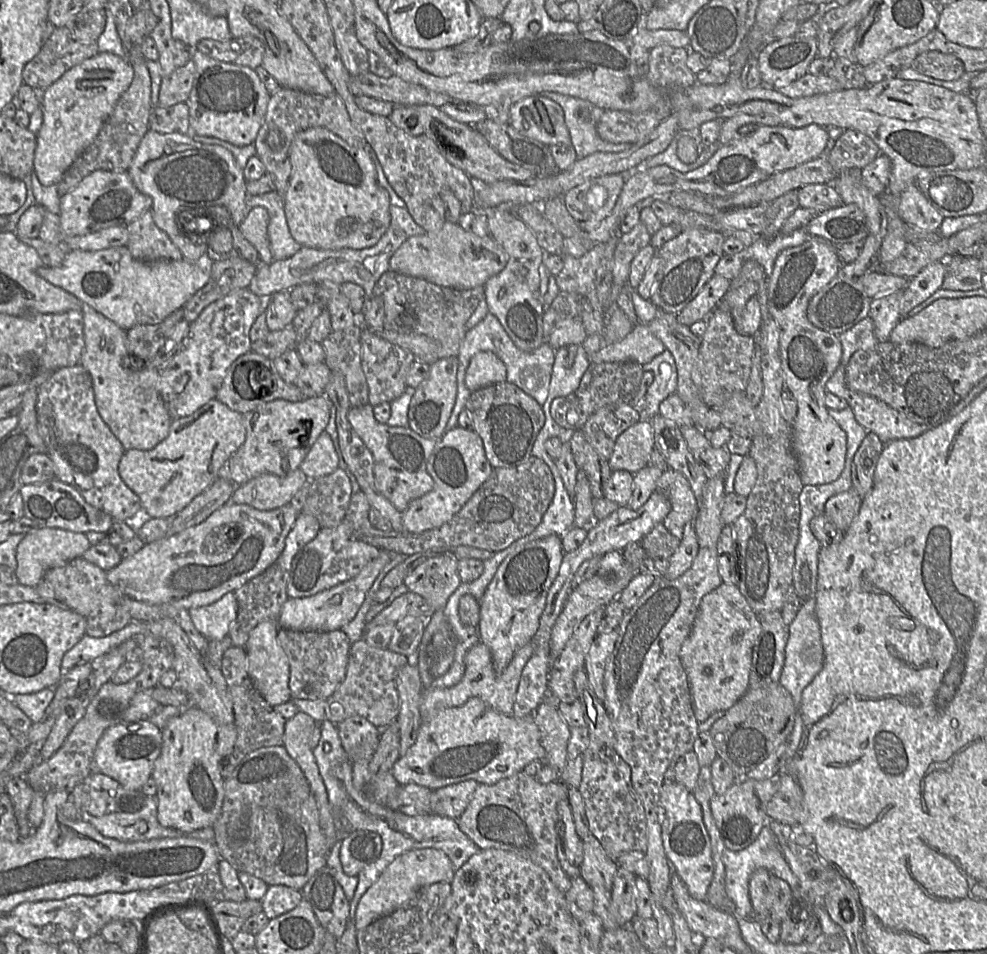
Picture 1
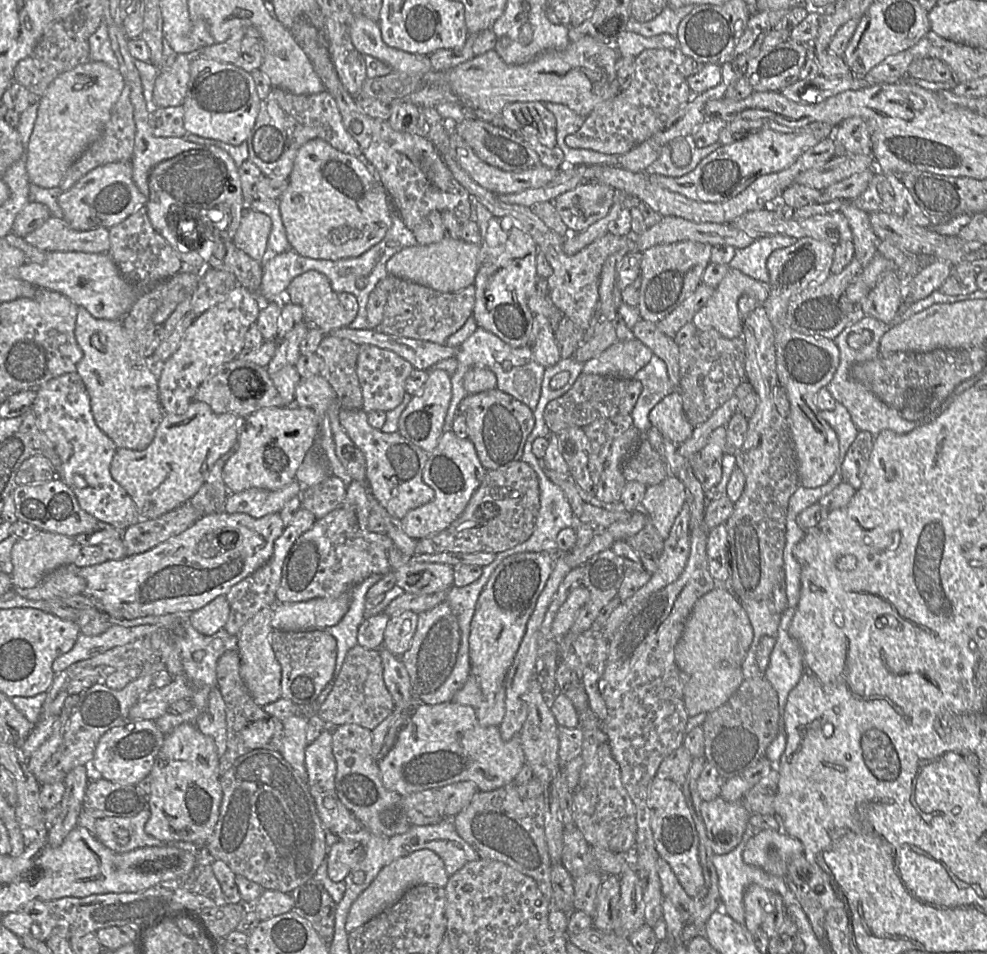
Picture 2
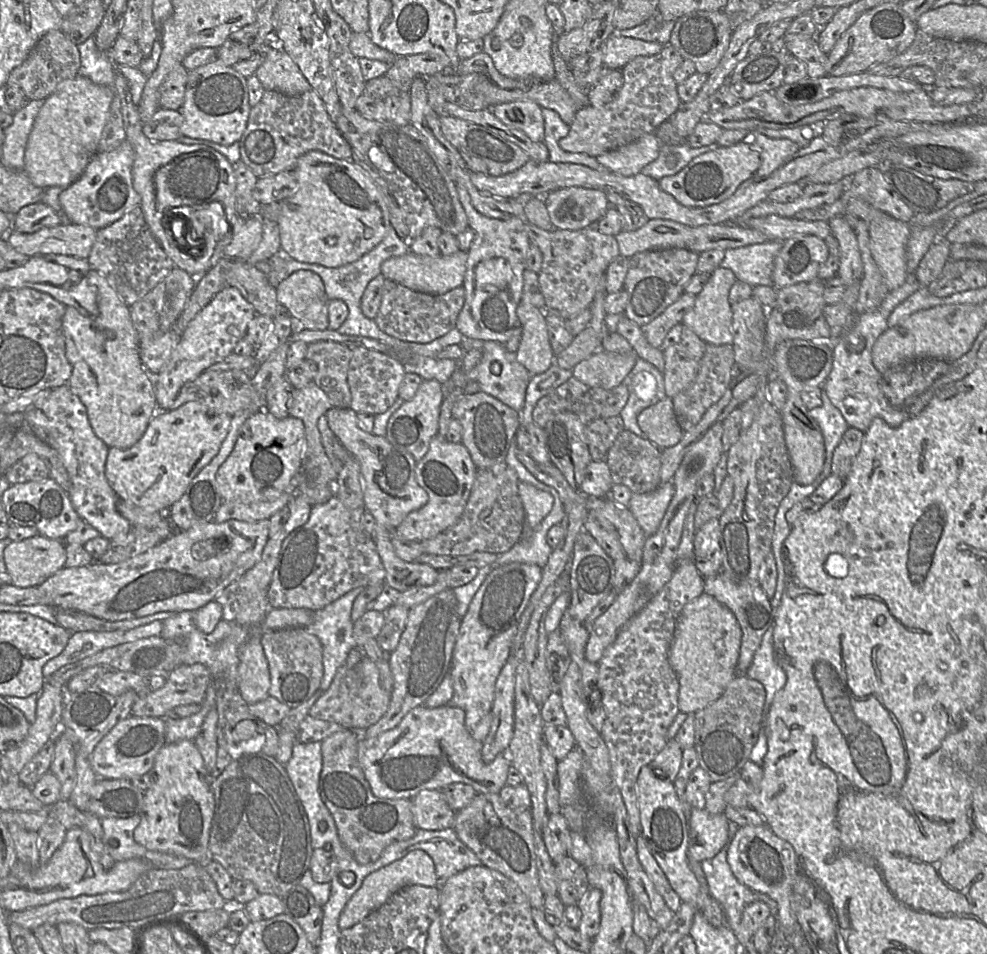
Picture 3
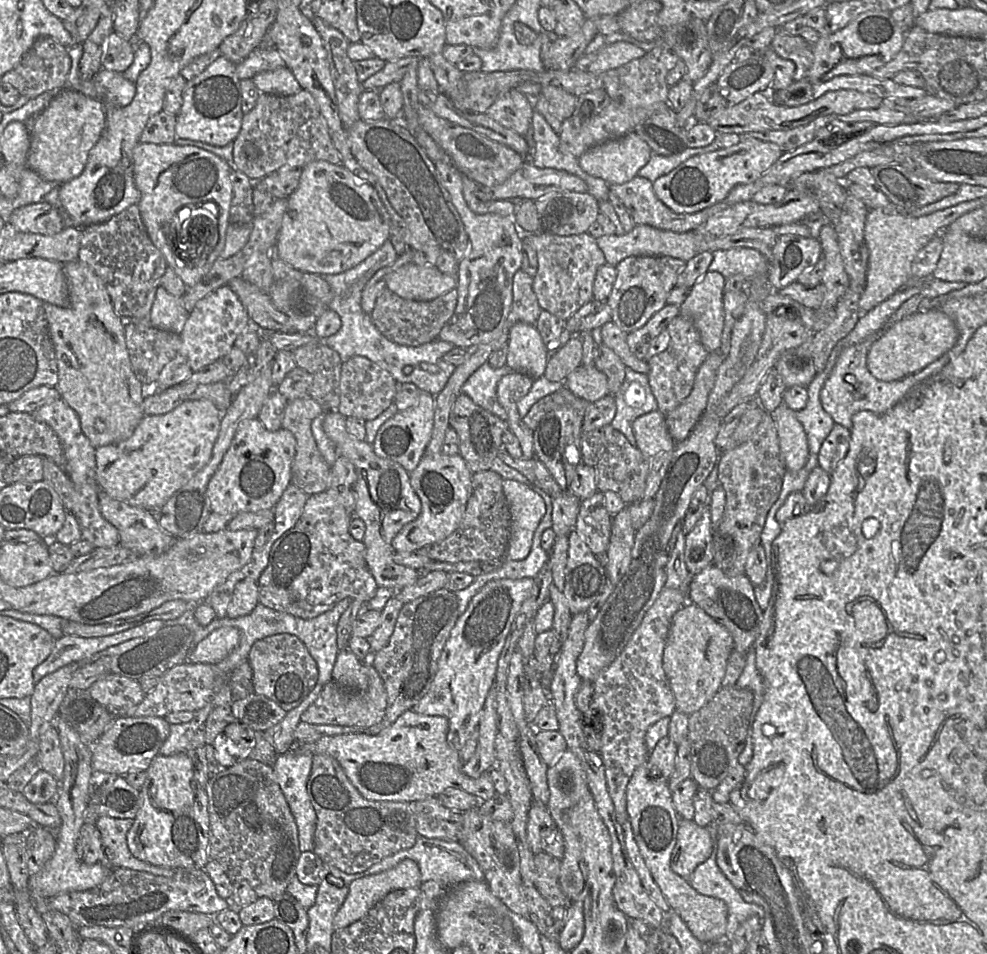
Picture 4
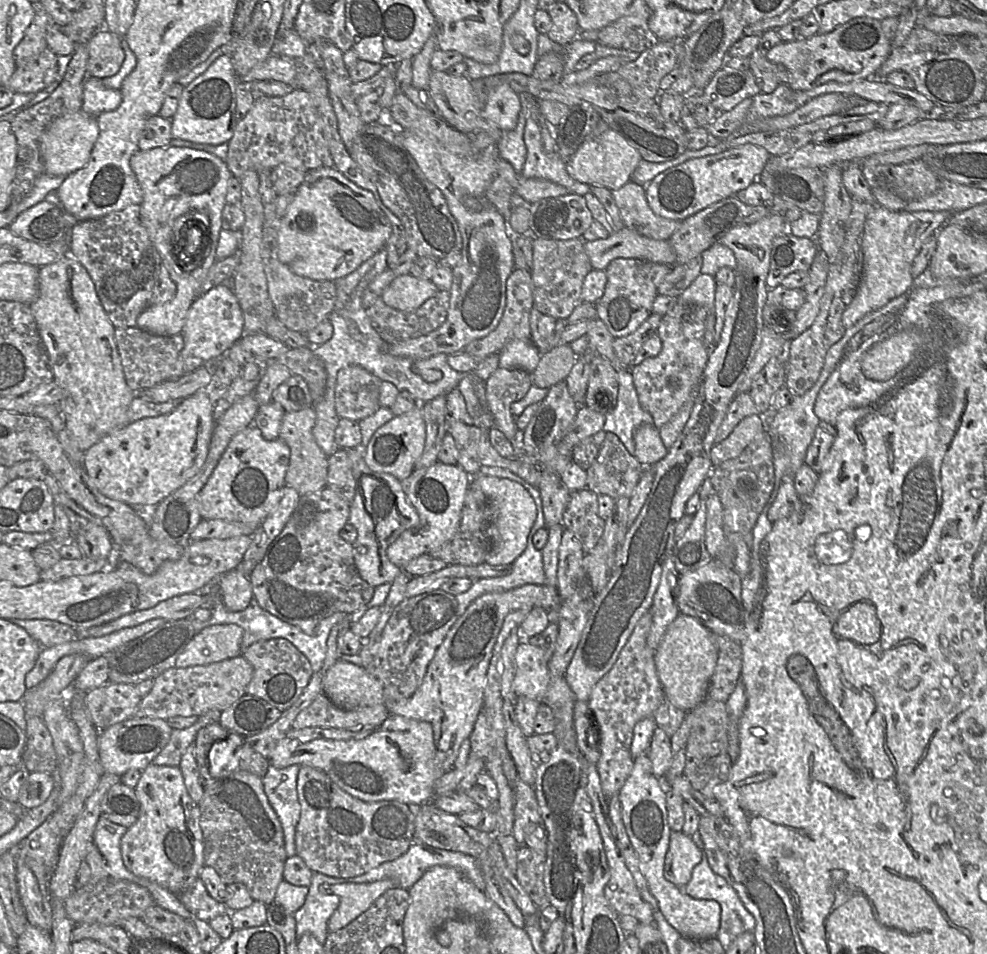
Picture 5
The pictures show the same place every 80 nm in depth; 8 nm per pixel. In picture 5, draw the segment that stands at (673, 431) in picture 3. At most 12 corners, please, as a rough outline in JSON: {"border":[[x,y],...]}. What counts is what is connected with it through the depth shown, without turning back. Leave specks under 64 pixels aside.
{"border":[[643,424],[634,431],[635,457],[652,466],[668,453],[660,430]]}

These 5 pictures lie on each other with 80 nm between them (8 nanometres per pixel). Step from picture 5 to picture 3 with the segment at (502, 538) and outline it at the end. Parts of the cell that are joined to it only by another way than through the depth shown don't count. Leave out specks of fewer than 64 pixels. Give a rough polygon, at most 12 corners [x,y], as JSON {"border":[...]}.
{"border":[[525,482],[518,492],[527,540],[549,514],[553,497]]}

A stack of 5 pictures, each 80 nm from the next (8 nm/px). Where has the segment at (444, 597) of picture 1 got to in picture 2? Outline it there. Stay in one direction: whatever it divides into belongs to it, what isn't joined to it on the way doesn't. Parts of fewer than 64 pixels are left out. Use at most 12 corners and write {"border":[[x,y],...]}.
{"border":[[396,547],[387,551],[396,585],[430,595],[448,591],[454,567],[413,563]]}

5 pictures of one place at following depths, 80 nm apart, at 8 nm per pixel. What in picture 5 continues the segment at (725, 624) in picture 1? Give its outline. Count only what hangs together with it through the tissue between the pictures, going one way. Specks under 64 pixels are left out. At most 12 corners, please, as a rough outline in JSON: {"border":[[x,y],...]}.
{"border":[[679,613],[655,652],[666,699],[689,712],[707,698],[714,634]]}

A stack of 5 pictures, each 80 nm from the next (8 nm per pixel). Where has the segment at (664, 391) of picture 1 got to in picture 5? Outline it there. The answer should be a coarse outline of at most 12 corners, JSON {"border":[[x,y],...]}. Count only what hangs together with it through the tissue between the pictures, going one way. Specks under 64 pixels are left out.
{"border":[[620,369],[617,401],[602,430],[634,455],[635,429],[652,423],[630,369]]}

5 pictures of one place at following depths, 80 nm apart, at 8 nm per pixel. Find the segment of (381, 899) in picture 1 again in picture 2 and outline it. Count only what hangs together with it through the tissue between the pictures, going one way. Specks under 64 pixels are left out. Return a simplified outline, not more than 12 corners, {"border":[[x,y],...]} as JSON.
{"border":[[421,849],[384,866],[352,903],[349,933],[416,885],[444,887],[442,859]]}

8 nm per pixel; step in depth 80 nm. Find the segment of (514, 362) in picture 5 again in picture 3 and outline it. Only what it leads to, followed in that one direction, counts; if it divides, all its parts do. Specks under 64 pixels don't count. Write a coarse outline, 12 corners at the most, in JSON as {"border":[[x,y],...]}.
{"border":[[520,303],[516,360],[532,375],[556,358],[545,310]]}

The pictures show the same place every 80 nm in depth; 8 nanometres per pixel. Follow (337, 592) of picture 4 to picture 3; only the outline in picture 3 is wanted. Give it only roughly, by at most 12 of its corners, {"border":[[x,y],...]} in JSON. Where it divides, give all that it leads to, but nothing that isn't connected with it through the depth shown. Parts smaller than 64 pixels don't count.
{"border":[[337,495],[283,541],[273,608],[314,612],[385,584]]}

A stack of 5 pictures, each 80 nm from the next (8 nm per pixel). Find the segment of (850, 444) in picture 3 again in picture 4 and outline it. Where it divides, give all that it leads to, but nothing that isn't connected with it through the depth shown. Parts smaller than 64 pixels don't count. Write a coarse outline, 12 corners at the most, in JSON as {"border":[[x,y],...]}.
{"border":[[835,424],[821,444],[817,466],[830,473],[849,449],[850,430]]}

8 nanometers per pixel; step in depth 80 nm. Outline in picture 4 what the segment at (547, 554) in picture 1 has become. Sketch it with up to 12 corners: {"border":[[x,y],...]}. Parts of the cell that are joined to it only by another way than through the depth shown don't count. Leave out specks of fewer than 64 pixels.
{"border":[[537,578],[490,581],[451,630],[411,709],[460,752]]}

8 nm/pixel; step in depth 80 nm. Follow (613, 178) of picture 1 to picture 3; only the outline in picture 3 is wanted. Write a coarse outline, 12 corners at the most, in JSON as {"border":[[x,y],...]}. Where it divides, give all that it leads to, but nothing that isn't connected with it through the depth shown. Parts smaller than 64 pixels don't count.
{"border":[[553,191],[543,201],[555,229],[594,227],[605,191]]}

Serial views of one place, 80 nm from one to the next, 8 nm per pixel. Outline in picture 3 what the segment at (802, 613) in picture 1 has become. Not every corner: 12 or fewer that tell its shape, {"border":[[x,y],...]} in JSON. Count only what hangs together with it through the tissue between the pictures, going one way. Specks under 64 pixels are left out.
{"border":[[772,624],[744,674],[765,689],[765,713],[787,681],[773,655]]}

